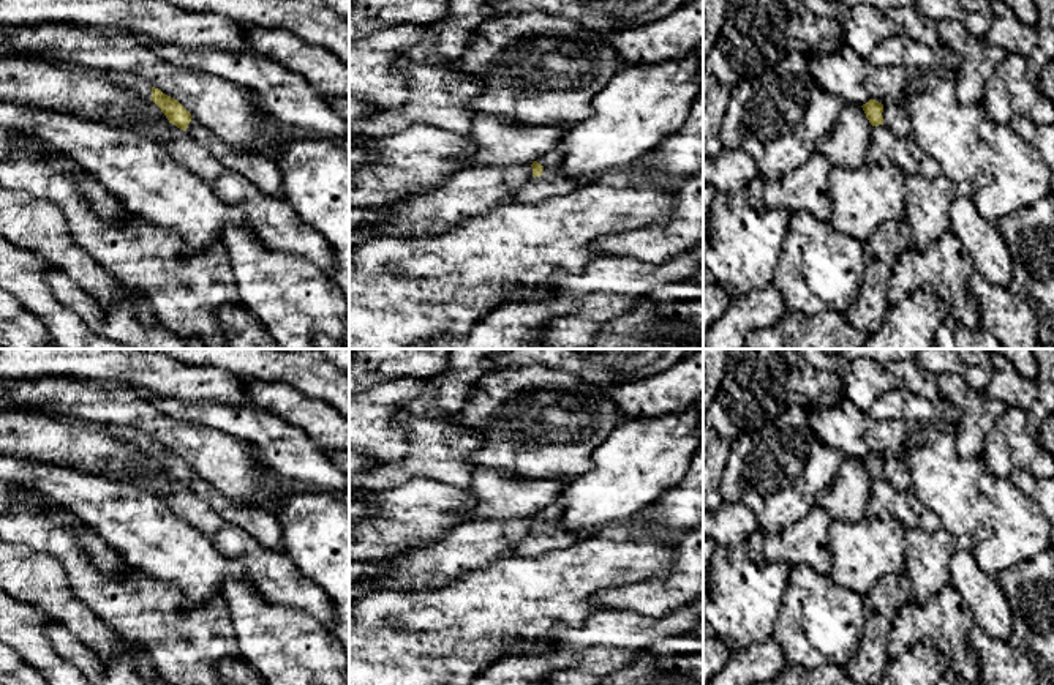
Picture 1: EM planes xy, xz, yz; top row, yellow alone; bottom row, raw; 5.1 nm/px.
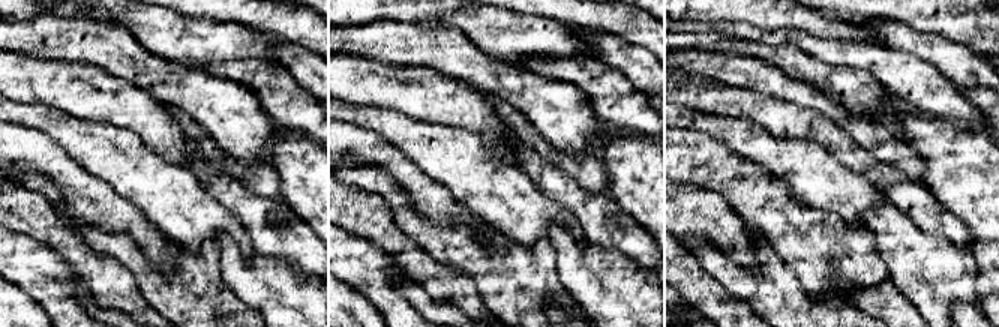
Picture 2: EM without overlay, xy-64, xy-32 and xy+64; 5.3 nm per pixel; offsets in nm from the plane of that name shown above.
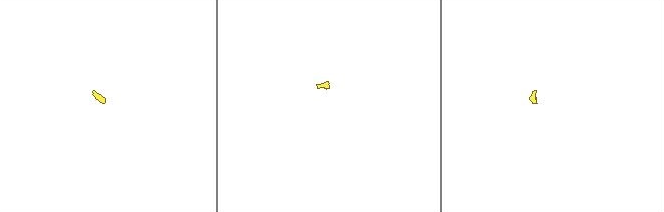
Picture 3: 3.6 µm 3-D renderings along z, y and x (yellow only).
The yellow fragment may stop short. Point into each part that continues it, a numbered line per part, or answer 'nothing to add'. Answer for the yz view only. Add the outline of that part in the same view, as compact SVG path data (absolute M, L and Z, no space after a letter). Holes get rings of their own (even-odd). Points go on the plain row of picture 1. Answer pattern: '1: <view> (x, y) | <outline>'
1: yz (896, 472) | M888 456L883 459L883 478L894 488L910 489L912 477L902 456Z

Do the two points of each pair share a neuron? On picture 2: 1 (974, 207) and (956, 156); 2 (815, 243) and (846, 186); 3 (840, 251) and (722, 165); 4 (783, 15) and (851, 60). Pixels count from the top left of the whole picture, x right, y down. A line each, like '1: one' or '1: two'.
1: one
2: two
3: one
4: two

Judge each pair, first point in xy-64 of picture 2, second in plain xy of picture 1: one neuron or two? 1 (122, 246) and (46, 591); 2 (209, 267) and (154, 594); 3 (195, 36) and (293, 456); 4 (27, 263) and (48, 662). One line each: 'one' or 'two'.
1: two
2: one
3: two
4: one

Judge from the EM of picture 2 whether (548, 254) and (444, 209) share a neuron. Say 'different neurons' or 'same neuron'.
different neurons

